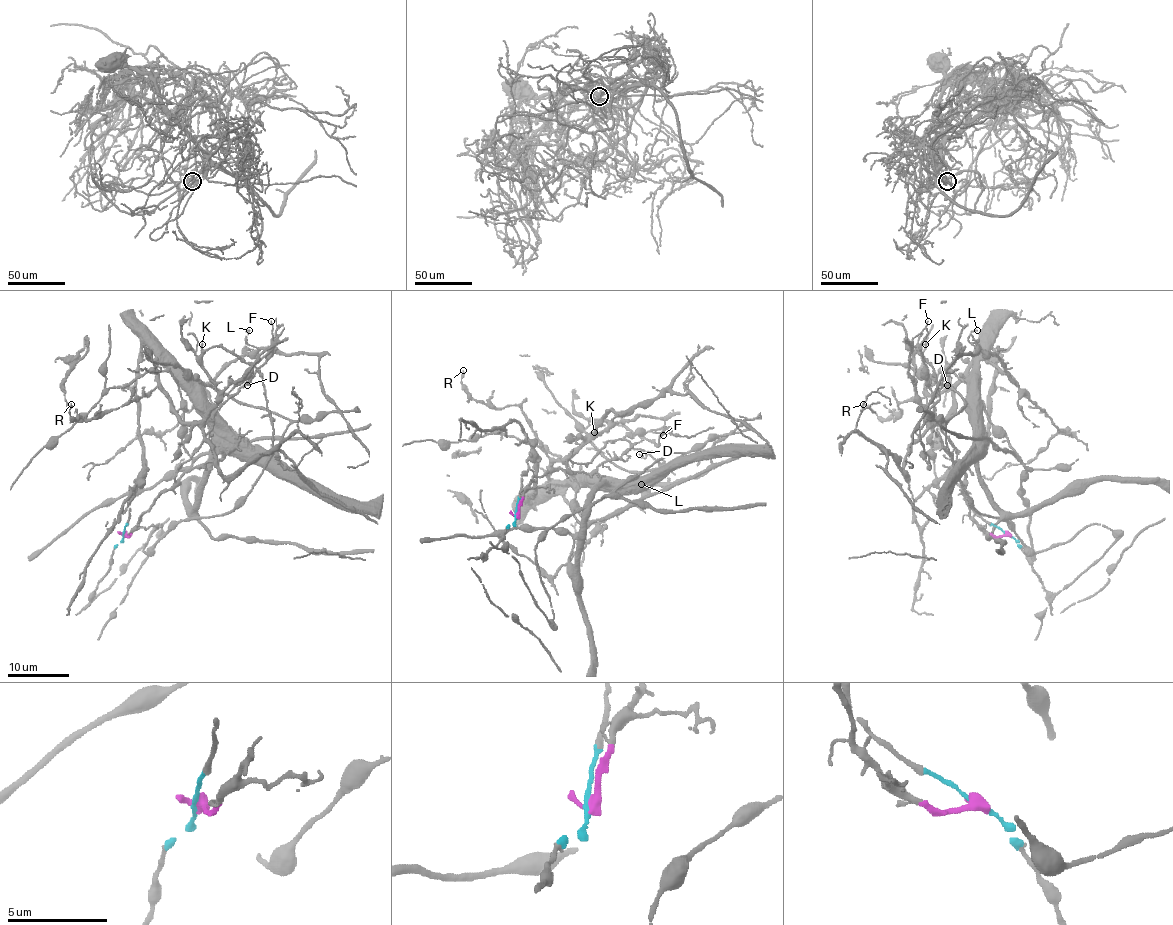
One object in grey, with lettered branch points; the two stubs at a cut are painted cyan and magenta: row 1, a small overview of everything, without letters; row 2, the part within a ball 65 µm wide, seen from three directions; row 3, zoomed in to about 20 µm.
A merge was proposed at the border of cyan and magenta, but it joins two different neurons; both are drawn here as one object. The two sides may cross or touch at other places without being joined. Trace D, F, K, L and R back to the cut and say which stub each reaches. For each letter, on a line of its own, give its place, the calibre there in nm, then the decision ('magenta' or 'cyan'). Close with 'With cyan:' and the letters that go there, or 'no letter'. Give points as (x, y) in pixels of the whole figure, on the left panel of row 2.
D: place (247, 385); calibre 100 nm; magenta
F: place (271, 321); calibre 80 nm; cyan
K: place (202, 344); calibre 140 nm; cyan
L: place (249, 330); calibre 150 nm; cyan
R: place (71, 404); calibre 180 nm; cyan
With cyan: F, K, L, R

